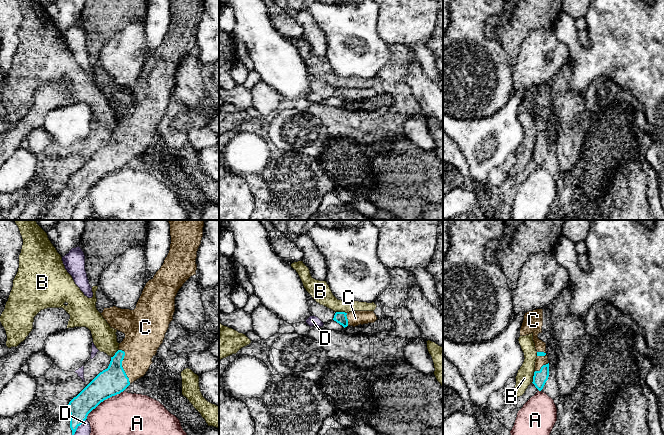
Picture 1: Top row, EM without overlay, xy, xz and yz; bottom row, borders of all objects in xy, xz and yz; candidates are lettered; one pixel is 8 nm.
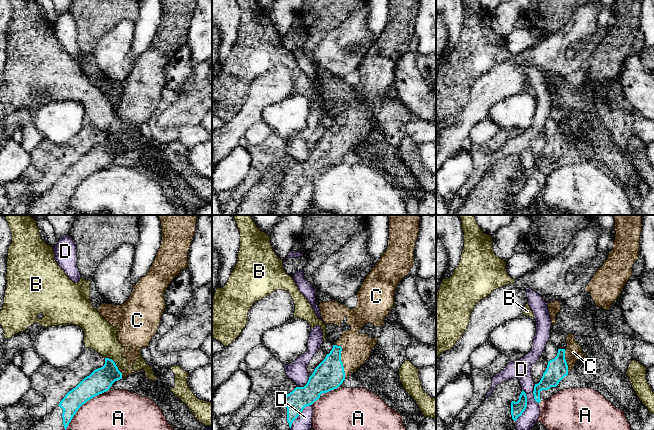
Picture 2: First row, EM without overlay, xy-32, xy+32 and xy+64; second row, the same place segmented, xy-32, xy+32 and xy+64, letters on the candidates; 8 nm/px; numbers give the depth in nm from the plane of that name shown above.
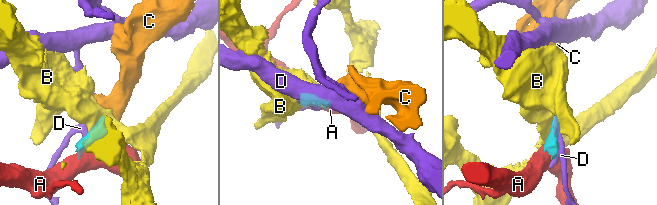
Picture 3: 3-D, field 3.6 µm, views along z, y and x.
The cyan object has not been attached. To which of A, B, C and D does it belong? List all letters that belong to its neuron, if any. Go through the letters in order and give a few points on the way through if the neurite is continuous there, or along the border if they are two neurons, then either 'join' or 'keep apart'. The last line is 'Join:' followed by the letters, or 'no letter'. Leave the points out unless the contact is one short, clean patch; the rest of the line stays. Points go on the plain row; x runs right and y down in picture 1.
A: keep apart
B: border yz (535, 147), (531, 158); keep apart
C: way xy (112, 157), (121, 148), (121, 141), (138, 124), (141, 118); join
D: border xy (86, 194), (73, 211); keep apart
Join: C

